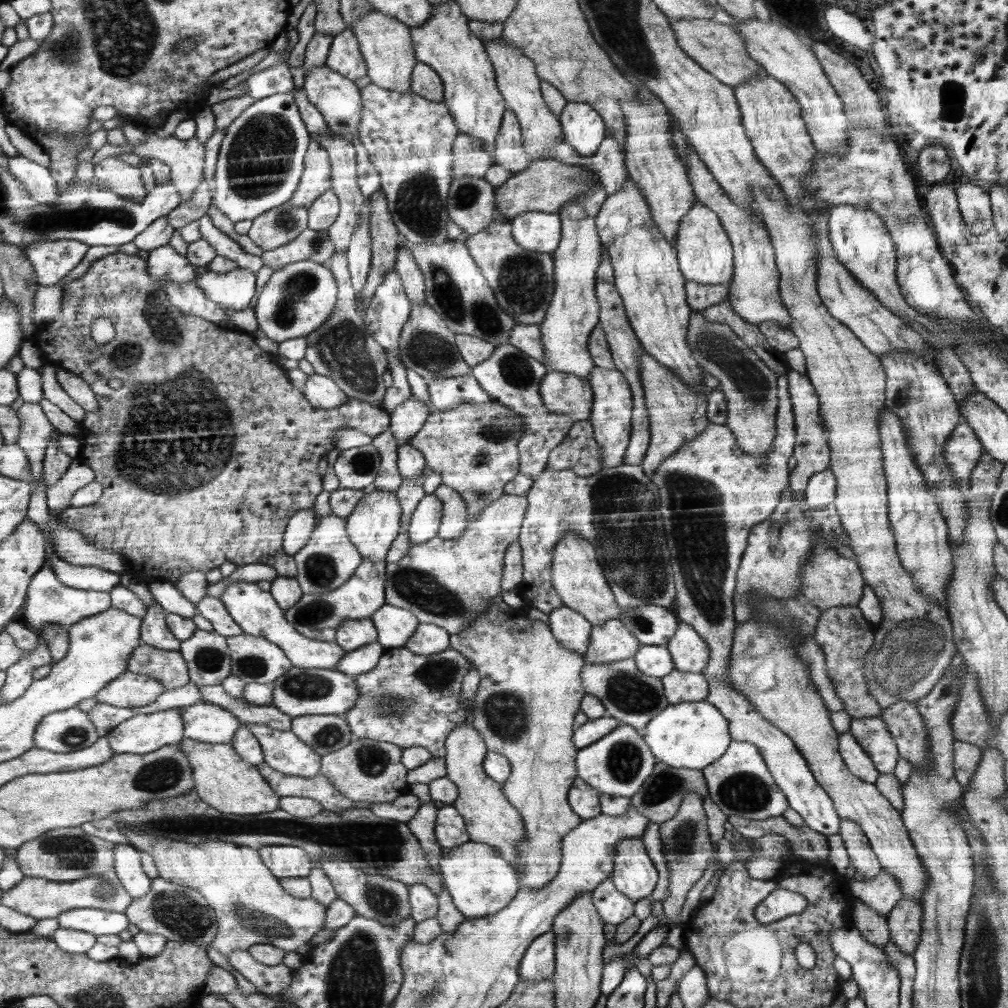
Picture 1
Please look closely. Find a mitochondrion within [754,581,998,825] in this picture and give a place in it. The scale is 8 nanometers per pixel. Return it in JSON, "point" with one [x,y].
{"point":[909,650]}

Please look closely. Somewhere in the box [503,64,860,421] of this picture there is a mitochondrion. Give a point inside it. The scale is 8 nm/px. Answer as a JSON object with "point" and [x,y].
{"point":[750,381]}

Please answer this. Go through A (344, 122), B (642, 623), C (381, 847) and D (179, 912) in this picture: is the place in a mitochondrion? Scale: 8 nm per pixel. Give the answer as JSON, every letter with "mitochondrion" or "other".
{"A":"mitochondrion","B":"mitochondrion","C":"mitochondrion","D":"mitochondrion"}

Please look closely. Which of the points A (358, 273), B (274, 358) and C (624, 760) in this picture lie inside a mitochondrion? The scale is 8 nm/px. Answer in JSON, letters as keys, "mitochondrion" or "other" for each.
{"A":"other","B":"other","C":"mitochondrion"}

